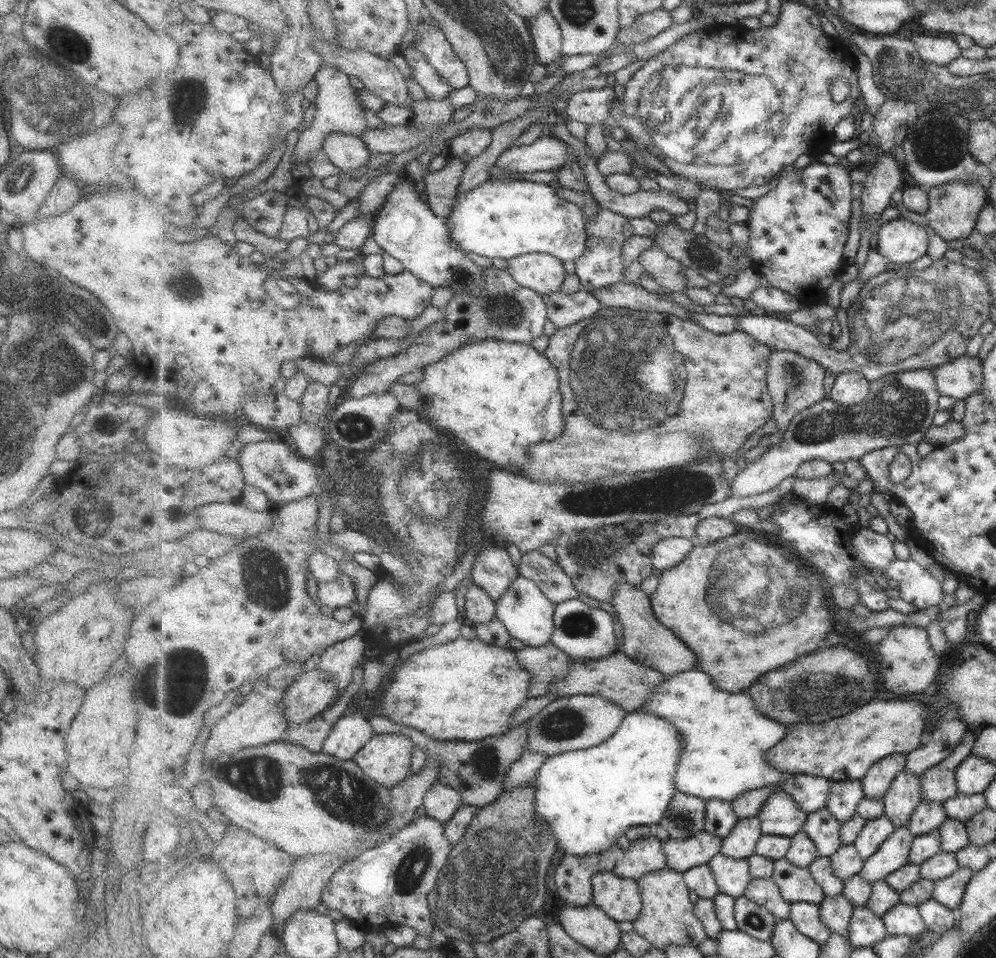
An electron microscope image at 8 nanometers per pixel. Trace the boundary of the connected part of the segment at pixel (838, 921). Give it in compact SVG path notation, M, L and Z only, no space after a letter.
M844 894L841 896L826 896L820 904L823 924L828 926L832 933L841 936L850 936L850 922L856 906Z

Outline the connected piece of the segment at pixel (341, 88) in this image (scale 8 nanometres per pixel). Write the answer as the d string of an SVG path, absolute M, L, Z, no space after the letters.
M325 65L319 69L315 77L318 84L315 117L310 127L302 131L298 137L293 151L292 164L302 162L308 165L310 156L323 149L327 135L333 131L361 137L368 129L367 121L365 122L365 116L363 116L363 111L366 110L357 99L359 90L349 84L349 75L341 72L338 67Z

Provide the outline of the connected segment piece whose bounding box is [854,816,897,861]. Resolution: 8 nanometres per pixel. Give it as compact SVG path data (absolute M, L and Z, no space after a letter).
M887 816L868 821L854 842L865 861L880 850L880 846L896 831L896 827Z

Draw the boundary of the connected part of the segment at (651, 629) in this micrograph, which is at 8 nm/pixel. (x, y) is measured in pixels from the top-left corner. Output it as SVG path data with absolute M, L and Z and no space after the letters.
M622 580L617 586L616 595L611 603L624 630L625 641L621 647L621 652L625 652L627 656L636 660L637 664L657 669L657 672L663 672L669 677L687 672L687 670L697 669L699 656L693 654L693 650L687 648L685 642L681 642L672 629L667 628L657 618L651 598L637 588L635 584Z

